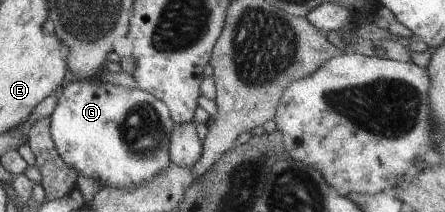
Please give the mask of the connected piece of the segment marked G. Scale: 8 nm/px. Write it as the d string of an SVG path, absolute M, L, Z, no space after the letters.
M88 80L77 81L60 89L56 109L50 118L52 138L62 160L74 168L79 177L90 176L100 180L102 187L138 186L172 165L168 158L168 144L175 123L171 120L168 106L142 89Z

